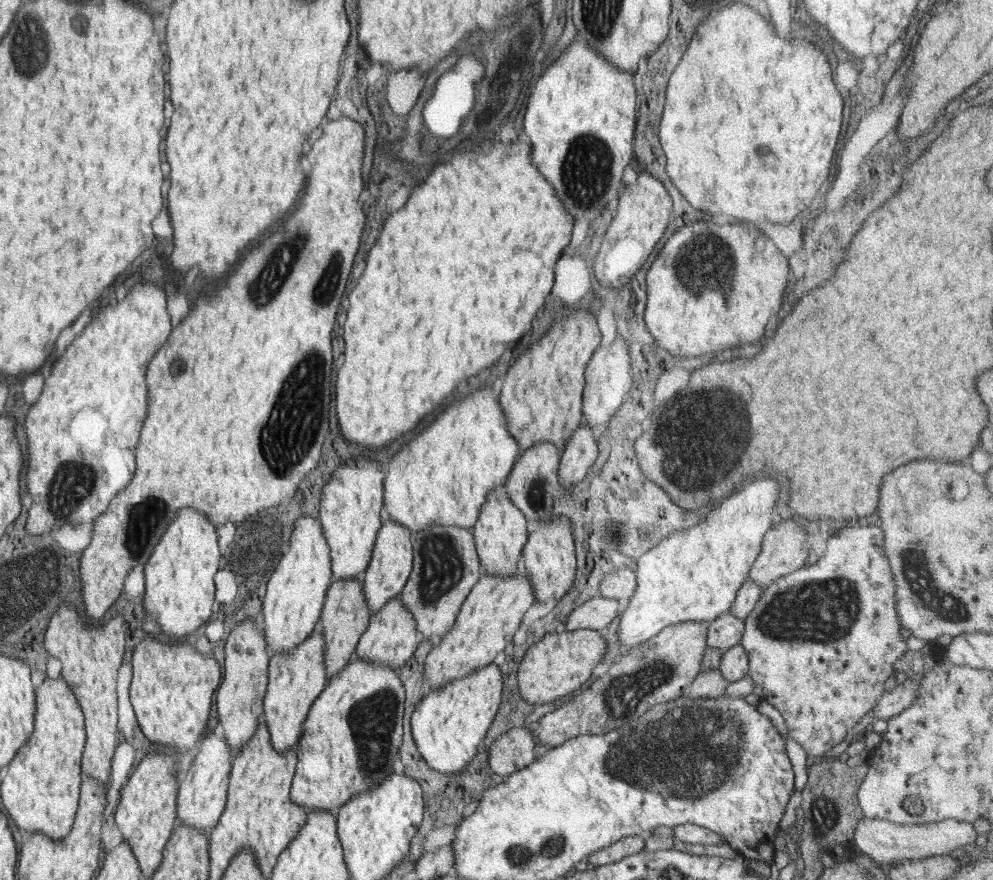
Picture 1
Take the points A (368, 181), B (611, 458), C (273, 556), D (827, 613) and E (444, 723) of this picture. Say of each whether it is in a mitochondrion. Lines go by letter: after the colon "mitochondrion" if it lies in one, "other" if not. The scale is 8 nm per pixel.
A: other
B: other
C: other
D: mitochondrion
E: other

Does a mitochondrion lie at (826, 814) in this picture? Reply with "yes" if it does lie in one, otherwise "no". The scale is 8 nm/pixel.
yes

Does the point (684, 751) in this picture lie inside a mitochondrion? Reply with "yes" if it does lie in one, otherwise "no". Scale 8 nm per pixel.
yes

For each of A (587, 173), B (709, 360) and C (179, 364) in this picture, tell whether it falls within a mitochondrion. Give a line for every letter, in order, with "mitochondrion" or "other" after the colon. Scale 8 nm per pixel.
A: mitochondrion
B: other
C: mitochondrion

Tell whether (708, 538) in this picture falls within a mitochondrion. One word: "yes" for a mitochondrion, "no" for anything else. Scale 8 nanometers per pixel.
no

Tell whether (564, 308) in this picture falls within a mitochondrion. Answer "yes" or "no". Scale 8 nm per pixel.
no

